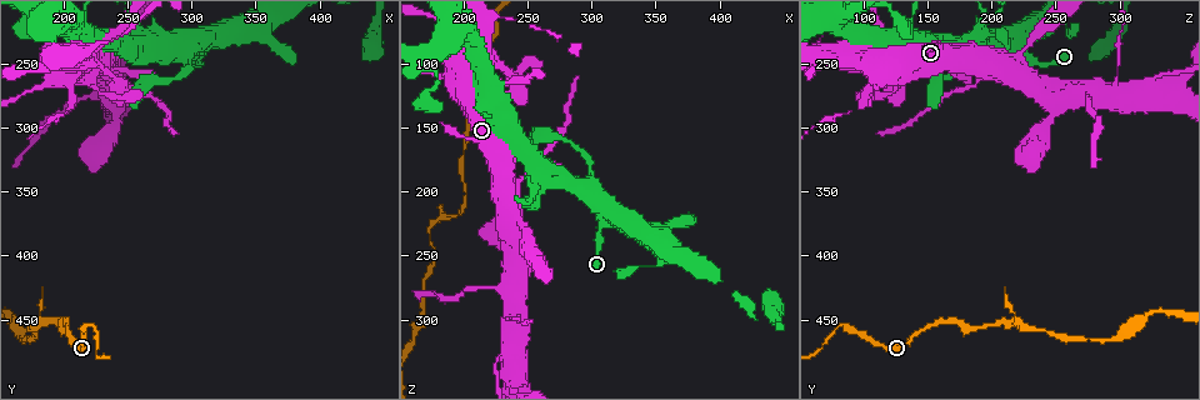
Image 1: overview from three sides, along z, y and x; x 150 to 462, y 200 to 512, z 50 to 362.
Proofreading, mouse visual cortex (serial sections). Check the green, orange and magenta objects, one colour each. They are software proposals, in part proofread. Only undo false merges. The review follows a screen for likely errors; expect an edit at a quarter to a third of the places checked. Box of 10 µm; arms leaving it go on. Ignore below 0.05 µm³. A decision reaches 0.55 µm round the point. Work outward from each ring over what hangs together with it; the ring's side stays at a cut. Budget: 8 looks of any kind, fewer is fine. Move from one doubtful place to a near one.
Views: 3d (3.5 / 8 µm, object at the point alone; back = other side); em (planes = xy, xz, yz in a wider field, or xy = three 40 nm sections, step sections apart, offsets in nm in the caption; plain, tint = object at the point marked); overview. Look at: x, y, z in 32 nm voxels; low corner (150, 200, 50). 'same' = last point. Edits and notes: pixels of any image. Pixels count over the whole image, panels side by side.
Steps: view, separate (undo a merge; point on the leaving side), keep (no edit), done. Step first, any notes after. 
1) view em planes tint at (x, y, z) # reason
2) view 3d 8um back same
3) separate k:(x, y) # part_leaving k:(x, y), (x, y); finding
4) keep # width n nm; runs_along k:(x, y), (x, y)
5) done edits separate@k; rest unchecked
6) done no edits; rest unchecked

view 3d 3.5um at (242, 262, 190) # sudden change in width

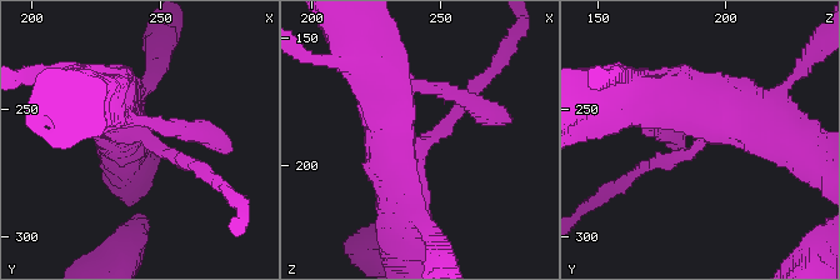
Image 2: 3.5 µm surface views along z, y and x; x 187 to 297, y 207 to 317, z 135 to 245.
view em xy step 2 plain at (244, 262, 190) # arm_widths 200, 600 nm

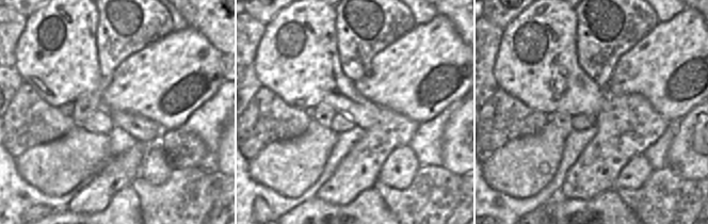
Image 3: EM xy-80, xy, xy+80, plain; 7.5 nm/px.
view em xy step 2 tint same # with the object marked

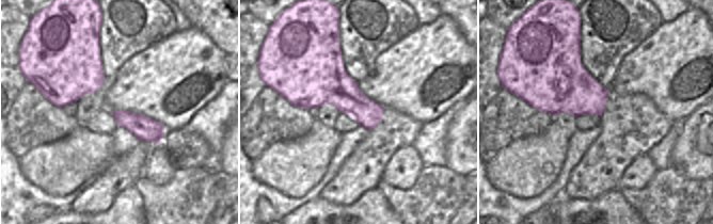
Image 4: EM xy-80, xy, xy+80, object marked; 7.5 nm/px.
keep # runs_along 2:(109, 98), (148, 144), (194, 168); all the same cell

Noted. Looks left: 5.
view 3d 3.5um at (174, 456, 230) # abrupt turn

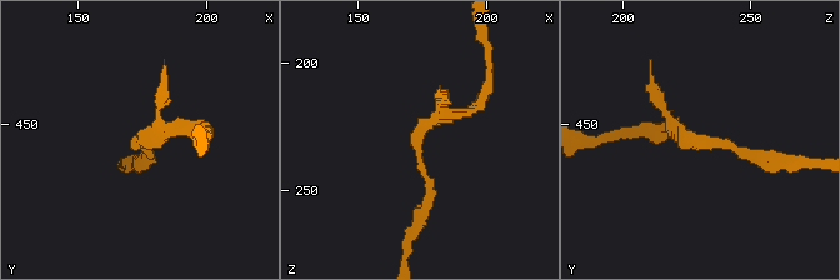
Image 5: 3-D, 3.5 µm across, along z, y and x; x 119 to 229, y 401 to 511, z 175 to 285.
view em xy step 3 tint at (174, 456, 230) # shape alone is not enough

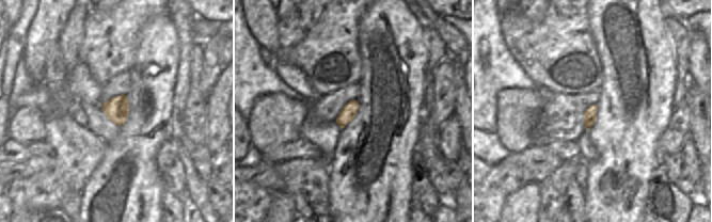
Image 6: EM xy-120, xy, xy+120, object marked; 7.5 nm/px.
keep # runs_along 5:(479, 100), (418, 135), (425, 211); all the same cell

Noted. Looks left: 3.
view 3d 3.5um at (232, 260, 298) # thick turns thin

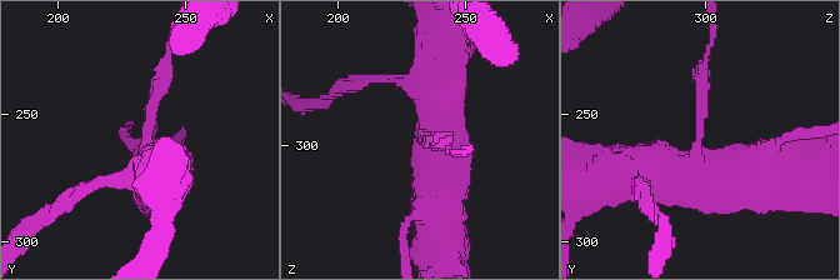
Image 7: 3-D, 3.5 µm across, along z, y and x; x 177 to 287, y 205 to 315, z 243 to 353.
view em xy step 1 tint at (235, 260, 298)

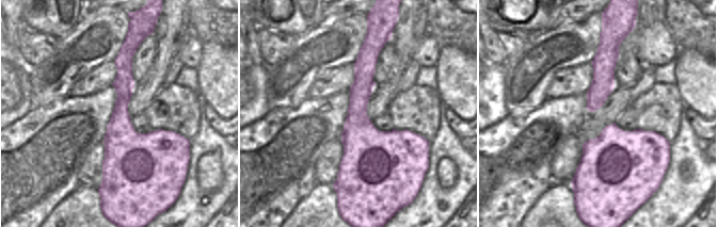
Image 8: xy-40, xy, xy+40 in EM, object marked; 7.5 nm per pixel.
keep # arms 3; runs_along 7:(649, 176), (696, 176), (703, 56); one cell here

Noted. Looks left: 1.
done no edits; rest unchecked

